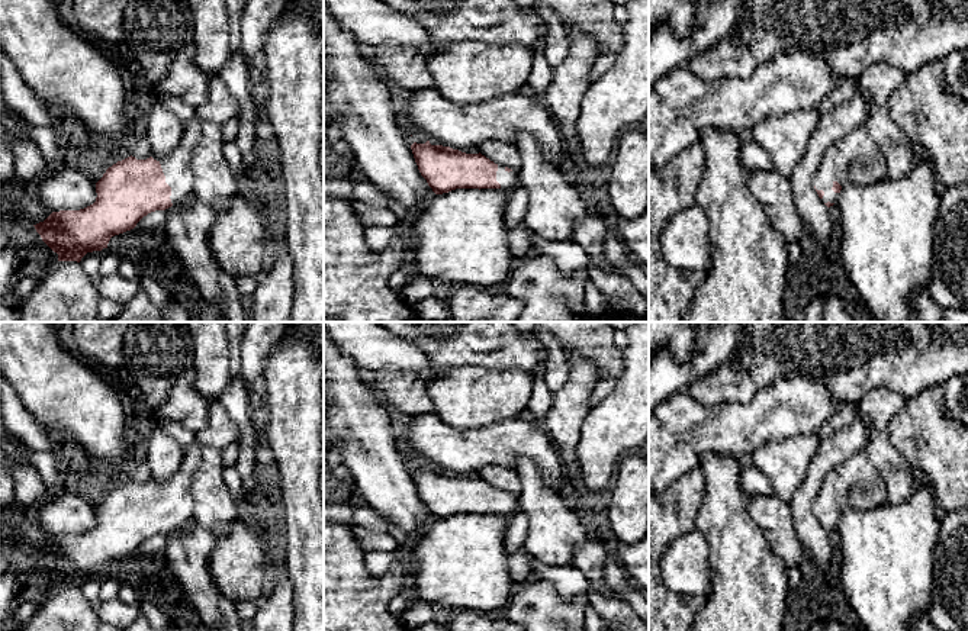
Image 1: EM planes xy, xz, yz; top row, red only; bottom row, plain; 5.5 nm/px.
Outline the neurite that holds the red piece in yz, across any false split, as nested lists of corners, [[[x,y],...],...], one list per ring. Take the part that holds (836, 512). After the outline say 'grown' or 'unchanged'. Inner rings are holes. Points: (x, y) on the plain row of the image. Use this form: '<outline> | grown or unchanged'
[[[859,450],[829,473],[813,505],[823,528],[837,529],[845,508],[868,511],[887,502],[888,487],[868,453]]] | grown

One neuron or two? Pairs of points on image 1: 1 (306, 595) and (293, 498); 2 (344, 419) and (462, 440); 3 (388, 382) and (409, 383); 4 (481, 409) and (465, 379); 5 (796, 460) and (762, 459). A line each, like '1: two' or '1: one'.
1: one
2: two
3: one
4: one
5: one

